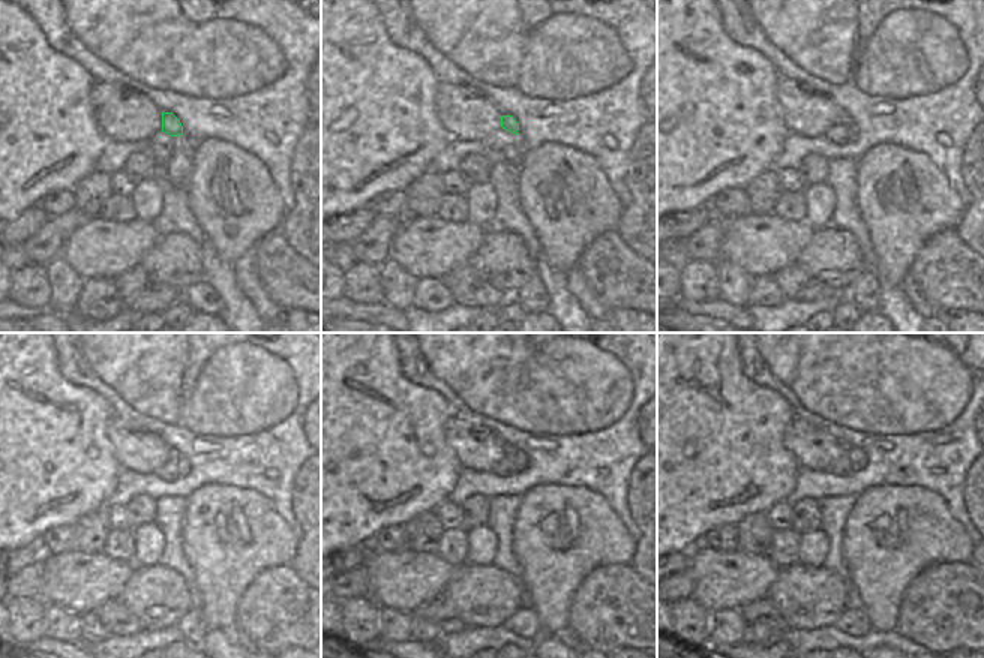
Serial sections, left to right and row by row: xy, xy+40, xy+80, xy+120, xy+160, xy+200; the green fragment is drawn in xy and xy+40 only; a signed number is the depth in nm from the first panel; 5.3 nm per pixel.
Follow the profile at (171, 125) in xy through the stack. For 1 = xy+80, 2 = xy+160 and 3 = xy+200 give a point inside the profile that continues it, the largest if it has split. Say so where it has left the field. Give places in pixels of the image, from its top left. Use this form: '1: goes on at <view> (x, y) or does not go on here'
1: goes on at xy+80 (846, 120)
2: goes on at xy+160 (519, 459)
3: goes on at xy+200 (857, 457)

